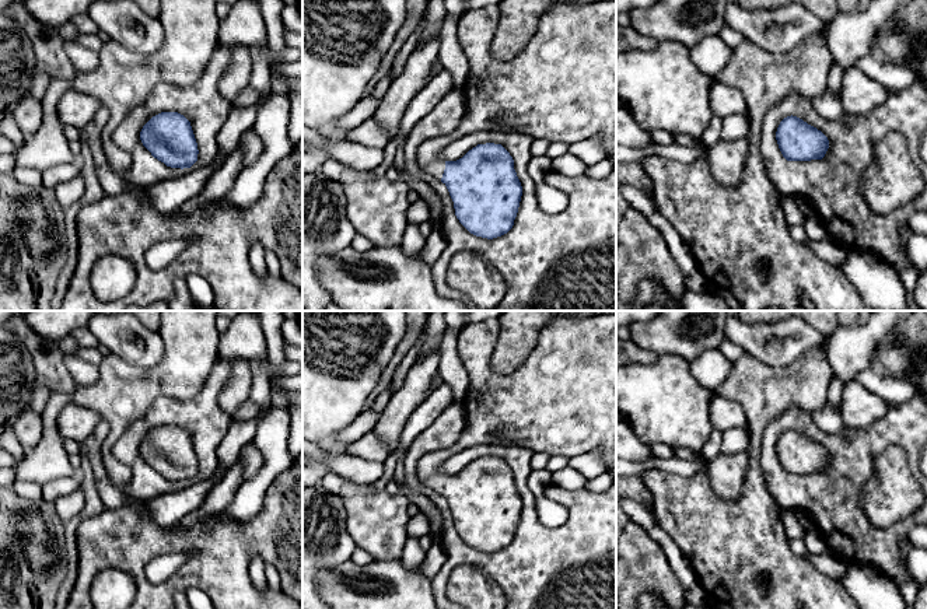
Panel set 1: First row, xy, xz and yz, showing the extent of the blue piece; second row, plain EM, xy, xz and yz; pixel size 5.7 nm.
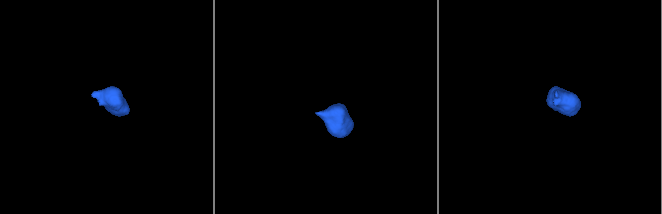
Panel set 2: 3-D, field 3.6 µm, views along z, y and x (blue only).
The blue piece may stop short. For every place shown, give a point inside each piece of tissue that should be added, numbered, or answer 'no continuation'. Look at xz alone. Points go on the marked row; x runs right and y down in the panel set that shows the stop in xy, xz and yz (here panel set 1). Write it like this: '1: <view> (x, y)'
1: xz (562, 87)

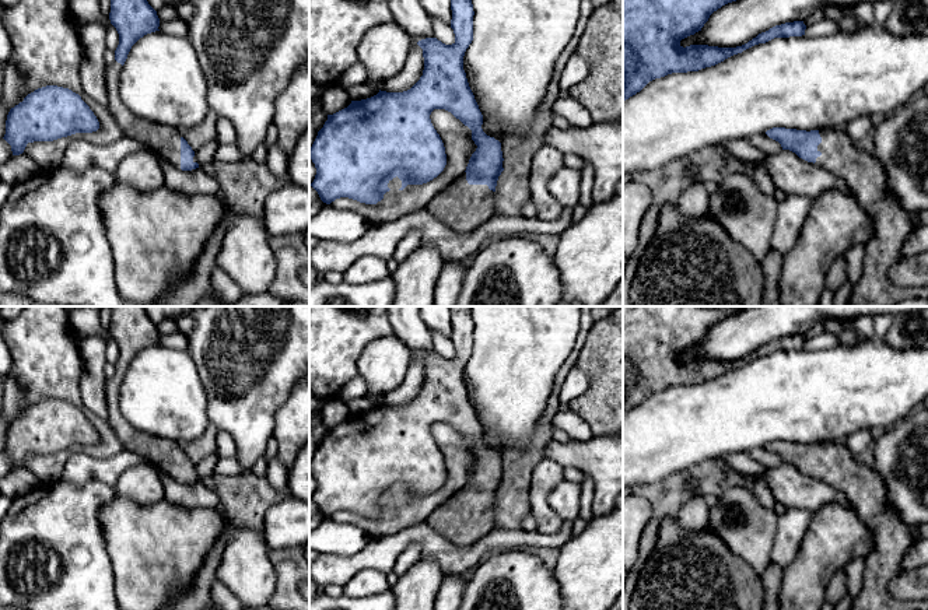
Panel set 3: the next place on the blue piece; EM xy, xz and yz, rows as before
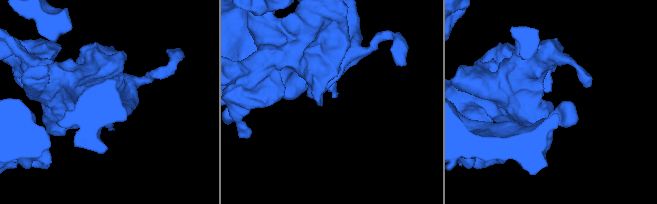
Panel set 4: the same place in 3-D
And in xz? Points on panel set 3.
1: xz (462, 207)

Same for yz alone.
1: yz (861, 171)

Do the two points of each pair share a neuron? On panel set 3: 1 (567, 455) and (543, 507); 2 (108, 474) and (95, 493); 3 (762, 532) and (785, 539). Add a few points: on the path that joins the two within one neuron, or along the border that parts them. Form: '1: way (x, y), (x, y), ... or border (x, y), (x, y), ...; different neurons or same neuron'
1: border (545, 456), (563, 466); different neurons
2: border (69, 483), (102, 481), (114, 487); different neurons
3: border (778, 516), (769, 560); different neurons

